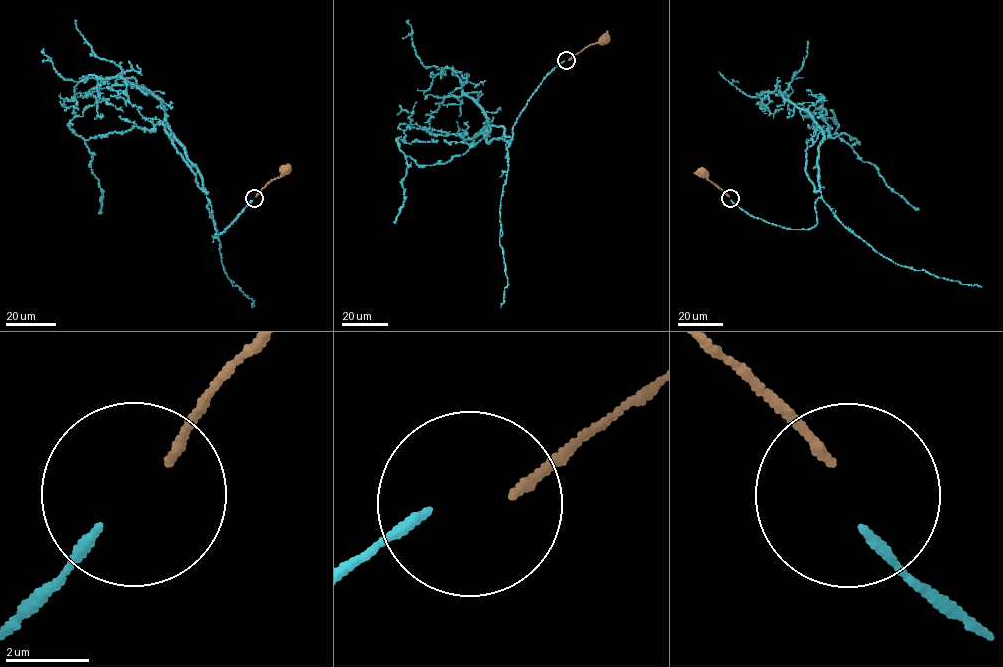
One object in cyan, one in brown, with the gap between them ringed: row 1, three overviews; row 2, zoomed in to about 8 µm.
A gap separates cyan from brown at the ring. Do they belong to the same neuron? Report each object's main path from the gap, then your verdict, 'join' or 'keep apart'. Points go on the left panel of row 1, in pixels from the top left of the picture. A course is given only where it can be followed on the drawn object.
cyan runs (251, 200), (215, 234), (207, 192), (158, 123), (151, 131), (135, 126), (86, 140), (102, 192), (100, 212); brown runs (256, 197), (270, 180), (284, 174), (285, 169); keep apart

